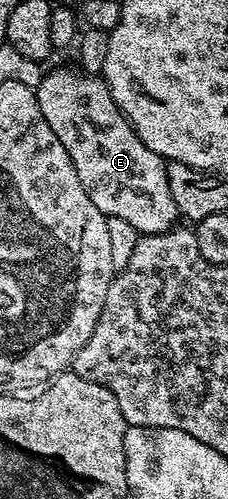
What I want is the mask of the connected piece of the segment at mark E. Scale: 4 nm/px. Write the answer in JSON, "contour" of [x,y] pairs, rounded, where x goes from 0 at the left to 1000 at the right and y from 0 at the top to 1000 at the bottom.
{"contour":[[[325,138],[202,144],[154,184],[189,238],[206,238],[224,263],[241,263],[259,287],[294,295],[294,311],[311,311],[311,327],[329,335],[329,351],[346,351],[346,367],[364,367],[364,383],[399,391],[399,407],[417,407],[417,415],[434,415],[461,435],[544,439],[575,447],[575,455],[592,455],[610,471],[724,467],[763,457],[781,449],[785,429],[768,399],[750,399],[750,375],[732,375],[724,317],[649,299],[627,279],[610,279],[579,246],[531,228],[531,216],[487,198],[487,182],[439,152]]]}

